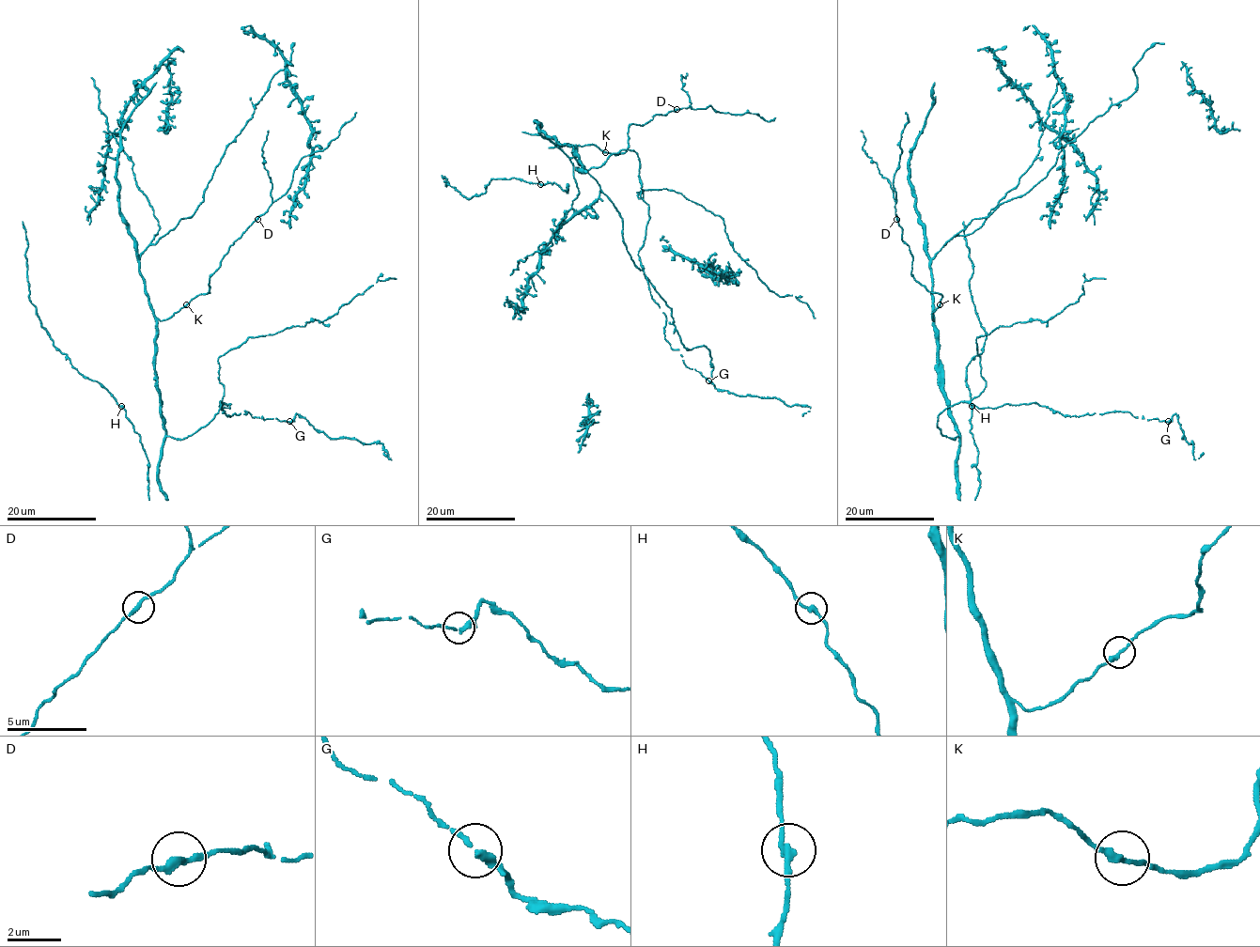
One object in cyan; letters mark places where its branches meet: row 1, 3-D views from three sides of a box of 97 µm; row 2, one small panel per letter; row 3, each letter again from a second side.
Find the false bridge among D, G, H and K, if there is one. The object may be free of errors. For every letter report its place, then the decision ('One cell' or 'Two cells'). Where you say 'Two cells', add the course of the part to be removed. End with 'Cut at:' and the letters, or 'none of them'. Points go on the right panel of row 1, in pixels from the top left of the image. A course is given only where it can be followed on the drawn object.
D: Place: (896, 219). One cell
G: Place: (1168, 421). One cell
H: Place: (972, 406). One cell
K: Place: (940, 304). One cell
Cut at: none of them

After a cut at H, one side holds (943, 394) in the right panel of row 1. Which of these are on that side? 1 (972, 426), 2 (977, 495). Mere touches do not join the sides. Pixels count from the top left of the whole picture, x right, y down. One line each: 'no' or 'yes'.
1: no
2: no

